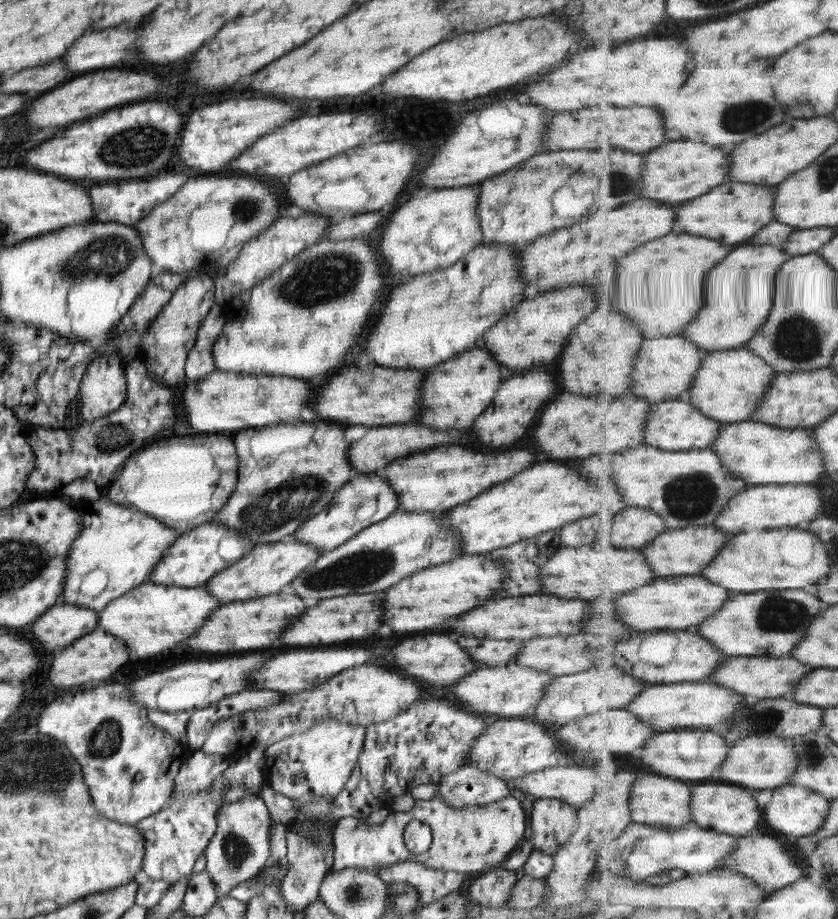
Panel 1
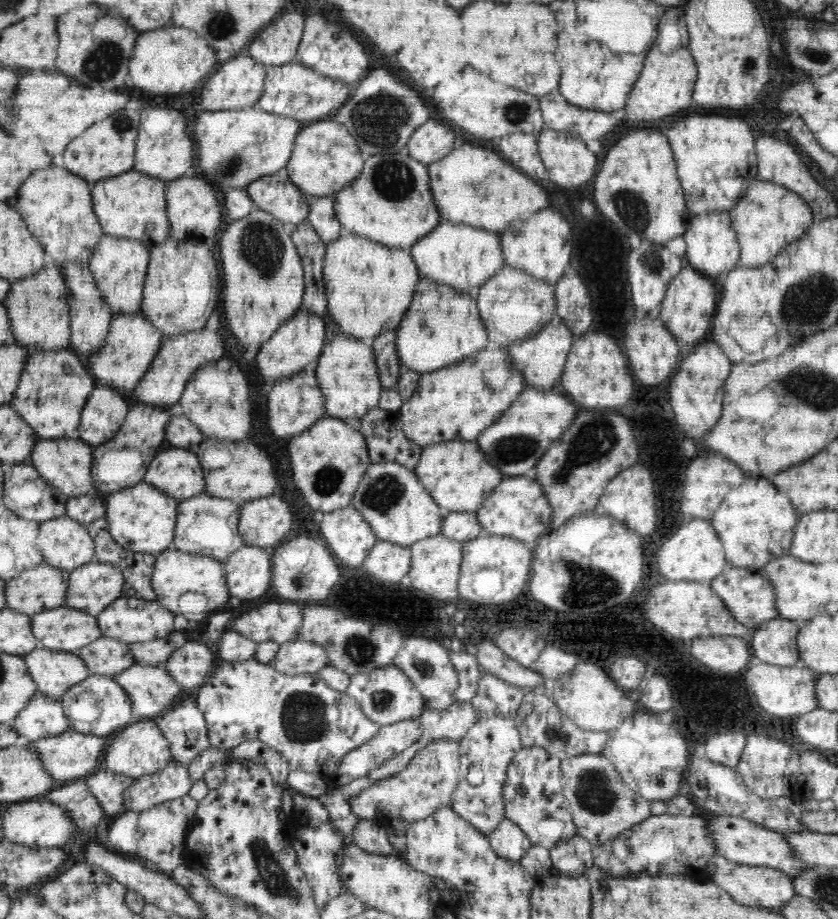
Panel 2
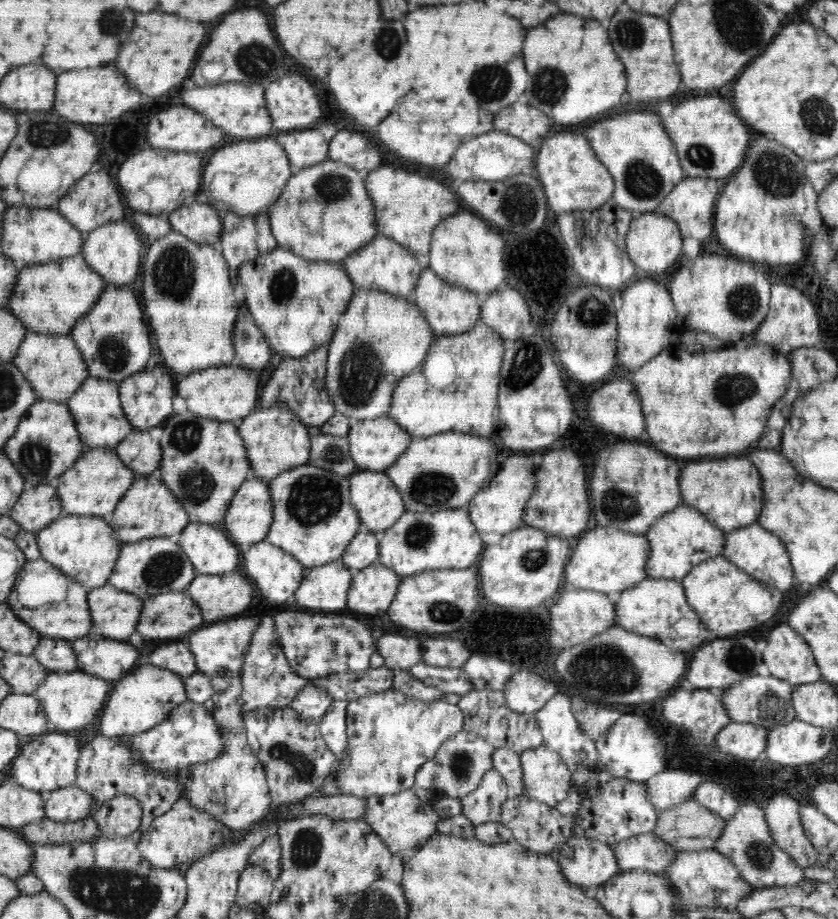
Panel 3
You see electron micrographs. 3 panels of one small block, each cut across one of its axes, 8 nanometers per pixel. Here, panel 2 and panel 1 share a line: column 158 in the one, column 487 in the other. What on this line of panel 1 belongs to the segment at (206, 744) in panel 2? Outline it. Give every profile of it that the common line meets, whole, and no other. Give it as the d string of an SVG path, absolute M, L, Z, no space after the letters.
M426 700L411 704L394 718L371 722L365 729L365 741L356 766L345 788L332 802L328 817L306 817L297 815L298 821L312 824L310 842L316 846L324 842L317 828L324 826L332 833L338 820L354 816L366 819L372 812L388 806L398 796L410 792L422 784L437 784L440 778L449 776L467 762L470 749L498 716L476 716L466 712L448 700Z

